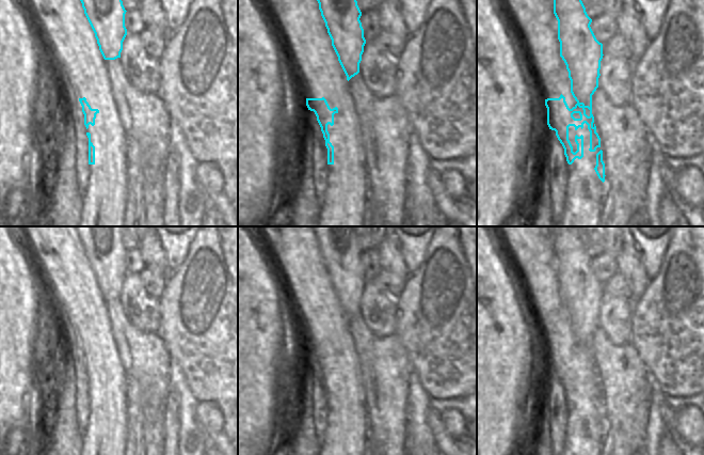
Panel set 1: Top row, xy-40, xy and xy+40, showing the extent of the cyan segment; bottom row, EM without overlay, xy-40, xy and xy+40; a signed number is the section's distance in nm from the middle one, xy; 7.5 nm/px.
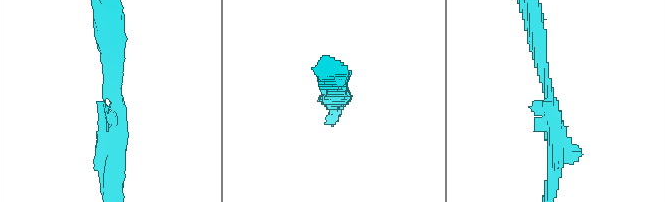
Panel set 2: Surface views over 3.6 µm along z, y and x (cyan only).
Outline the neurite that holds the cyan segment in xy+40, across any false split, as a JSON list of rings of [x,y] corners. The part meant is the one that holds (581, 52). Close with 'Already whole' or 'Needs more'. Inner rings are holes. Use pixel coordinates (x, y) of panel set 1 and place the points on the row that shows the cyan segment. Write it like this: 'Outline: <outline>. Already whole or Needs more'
Outline: [[[554,0],[554,14],[558,20],[558,40],[560,42],[560,57],[566,65],[569,78],[571,80],[571,93],[577,104],[570,109],[565,97],[561,94],[559,98],[545,99],[547,108],[547,125],[549,129],[556,131],[556,136],[564,148],[564,155],[569,164],[576,158],[583,157],[583,136],[575,136],[577,151],[573,152],[573,146],[569,140],[569,127],[574,126],[575,130],[582,129],[583,124],[588,125],[590,131],[590,152],[595,152],[601,147],[601,138],[596,132],[594,116],[592,114],[592,95],[598,88],[601,76],[601,61],[603,59],[603,44],[599,43],[590,25],[592,19],[588,16],[581,0]]]. Already whole

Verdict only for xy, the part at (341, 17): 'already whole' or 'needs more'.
already whole

